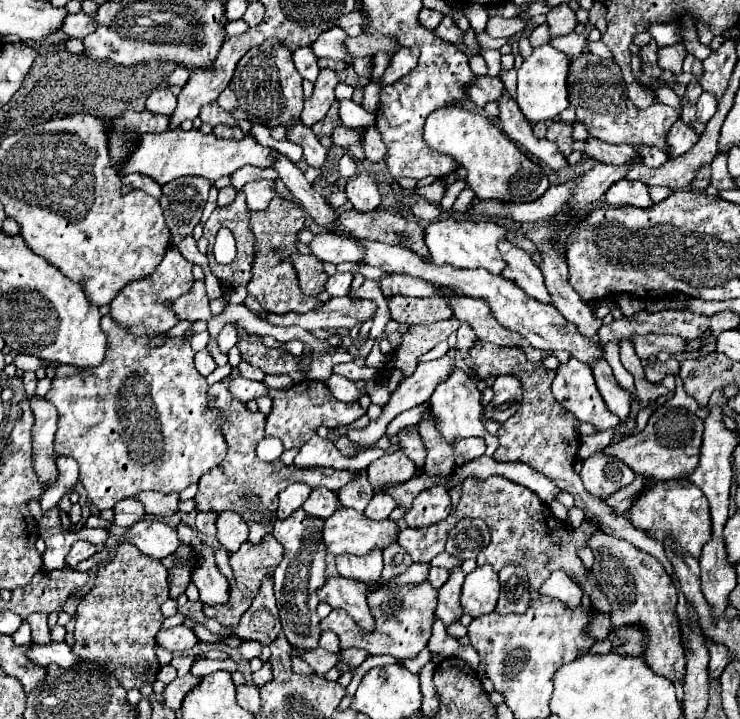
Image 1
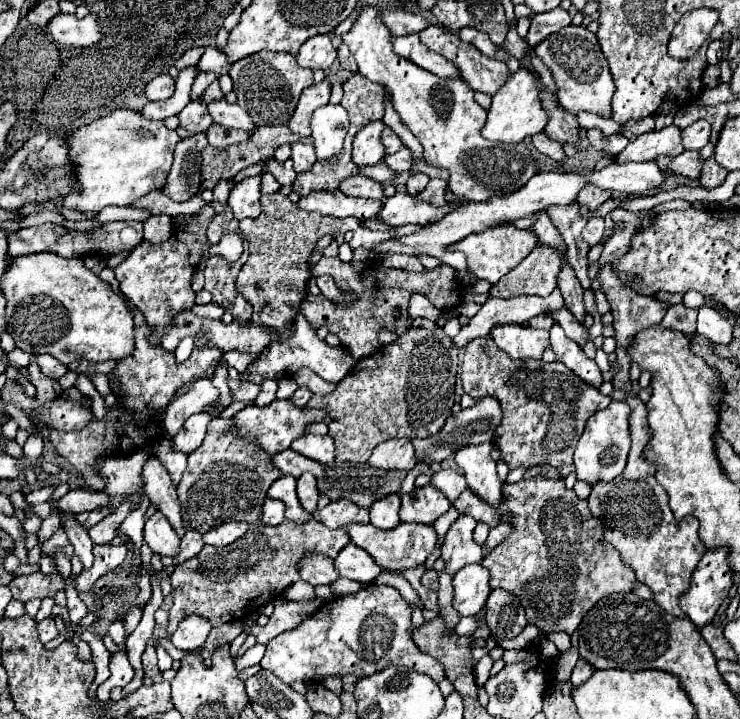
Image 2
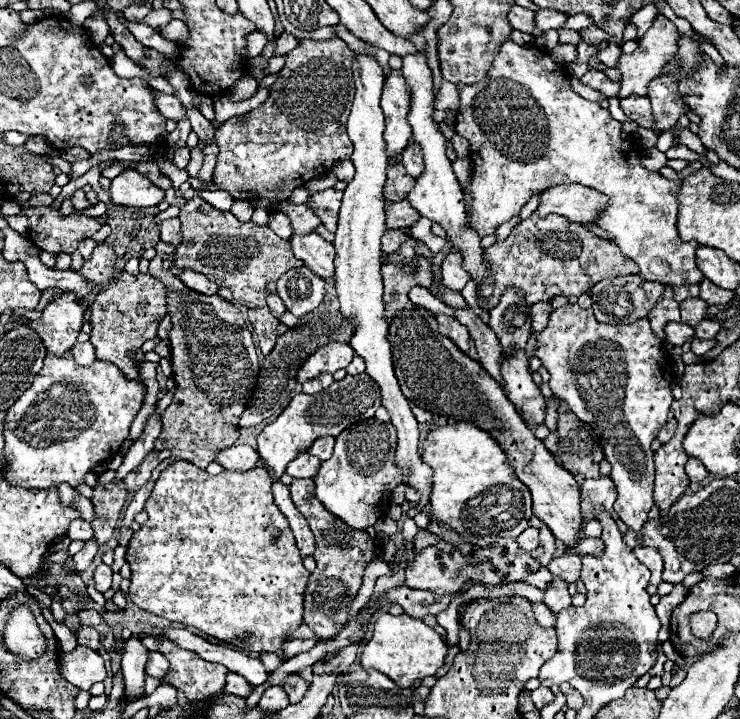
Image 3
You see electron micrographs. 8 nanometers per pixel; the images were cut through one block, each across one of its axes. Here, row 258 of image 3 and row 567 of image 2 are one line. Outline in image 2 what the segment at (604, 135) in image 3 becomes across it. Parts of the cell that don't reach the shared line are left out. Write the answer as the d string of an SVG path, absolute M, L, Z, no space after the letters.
M630 394L624 398L630 406L630 436L632 448L628 454L628 464L624 472L608 484L592 486L592 494L588 498L588 506L594 516L604 522L604 540L612 544L620 554L626 566L636 572L638 582L646 584L654 592L656 604L668 614L682 618L686 616L680 608L680 594L688 590L690 576L700 558L704 556L704 542L700 542L696 518L676 520L664 488L656 480L656 464L648 462L642 452L652 438L652 430L646 418L646 404L638 398L638 394Z

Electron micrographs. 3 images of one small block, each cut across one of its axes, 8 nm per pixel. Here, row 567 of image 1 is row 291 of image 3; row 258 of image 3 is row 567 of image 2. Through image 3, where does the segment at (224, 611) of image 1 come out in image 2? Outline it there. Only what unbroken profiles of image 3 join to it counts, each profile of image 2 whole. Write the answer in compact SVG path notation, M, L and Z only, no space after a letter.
M284 520L280 526L250 524L248 534L238 538L232 546L204 546L198 556L180 562L170 574L174 604L170 608L170 624L166 630L172 634L188 614L208 618L212 626L244 620L246 616L254 614L254 610L282 596L288 586L298 582L298 562L304 558L304 554L316 552L336 558L348 542L350 538L342 528L330 530L316 520L306 524Z

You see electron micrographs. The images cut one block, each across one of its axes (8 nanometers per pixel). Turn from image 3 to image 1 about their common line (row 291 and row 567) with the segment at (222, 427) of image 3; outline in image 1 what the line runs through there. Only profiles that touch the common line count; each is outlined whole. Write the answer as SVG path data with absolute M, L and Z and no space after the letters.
M180 546L174 554L162 558L162 564L166 566L168 574L172 576L170 598L176 600L190 584L190 572L192 572L192 566L196 566L196 554L192 554L192 550L188 550L188 546Z

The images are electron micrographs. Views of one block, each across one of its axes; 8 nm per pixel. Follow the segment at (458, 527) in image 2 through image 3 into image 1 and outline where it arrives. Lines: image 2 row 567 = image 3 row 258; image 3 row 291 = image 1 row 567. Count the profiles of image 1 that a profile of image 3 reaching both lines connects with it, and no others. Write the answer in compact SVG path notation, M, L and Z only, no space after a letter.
M460 566L452 568L446 584L438 590L438 608L436 608L436 614L444 622L444 626L448 626L448 622L454 622L454 620L458 620L462 616L460 588L462 588L464 576L466 574L462 572Z

